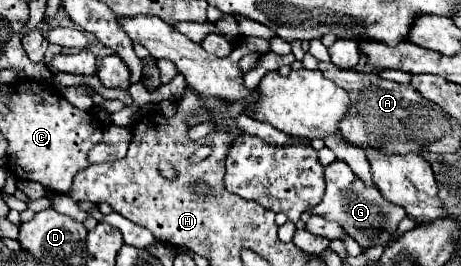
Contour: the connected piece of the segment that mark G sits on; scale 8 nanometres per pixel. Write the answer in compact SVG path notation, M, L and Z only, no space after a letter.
M335 161L331 165L325 167L325 181L327 181L327 189L325 189L325 197L319 205L311 207L309 213L311 215L321 215L327 221L335 221L343 227L345 235L355 239L359 243L361 249L369 249L369 247L377 247L377 245L387 245L389 239L393 237L393 233L397 231L401 219L407 215L403 207L389 203L377 187L365 185L345 161Z

